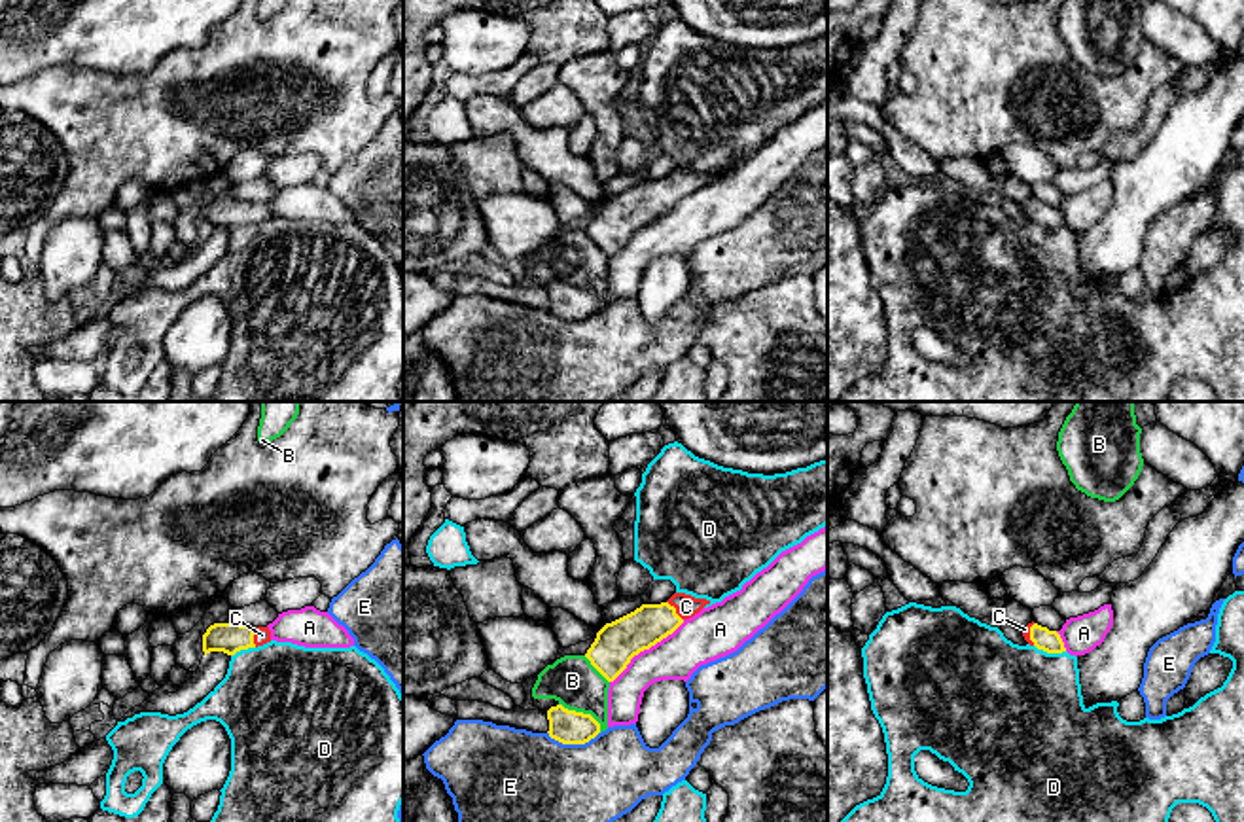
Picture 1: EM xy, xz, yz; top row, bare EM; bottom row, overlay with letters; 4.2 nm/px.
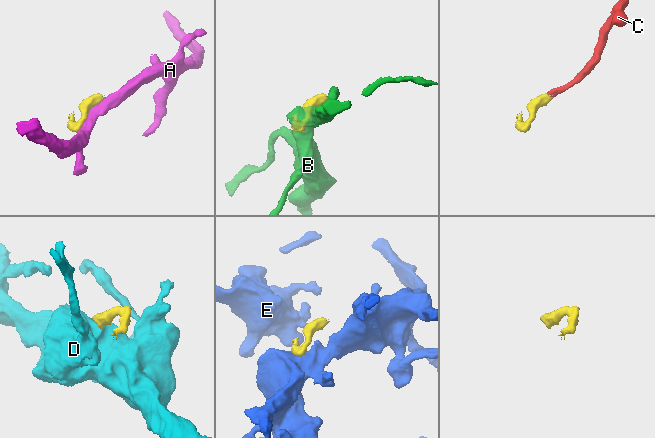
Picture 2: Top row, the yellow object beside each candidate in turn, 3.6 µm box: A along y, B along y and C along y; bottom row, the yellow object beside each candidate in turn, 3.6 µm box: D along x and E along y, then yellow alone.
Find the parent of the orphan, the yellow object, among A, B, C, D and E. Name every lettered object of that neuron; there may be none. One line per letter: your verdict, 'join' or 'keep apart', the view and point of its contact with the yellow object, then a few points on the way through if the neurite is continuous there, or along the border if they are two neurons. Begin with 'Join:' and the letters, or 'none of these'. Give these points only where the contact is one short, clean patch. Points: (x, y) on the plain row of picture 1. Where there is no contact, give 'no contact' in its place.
Join: C
A: keep apart; contact xz (646, 224)
B: keep apart; contact xz (582, 288)
C: join; contact xy (252, 213); way xy (230, 214), (252, 213), (262, 211)
D: keep apart; contact yz (1049, 228); border yz (1034, 220), (1048, 228), (1065, 228)
E: keep apart; contact xz (572, 319); border xz (599, 307), (584, 319), (559, 319), (548, 311)

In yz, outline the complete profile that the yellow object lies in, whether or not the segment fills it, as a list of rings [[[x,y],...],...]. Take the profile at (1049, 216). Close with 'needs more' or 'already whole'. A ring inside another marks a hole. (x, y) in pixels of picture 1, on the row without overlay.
[[[1028,199],[1021,205],[1024,216],[1030,222],[1036,222],[1038,225],[1043,225],[1047,229],[1062,229],[1066,227],[1064,218],[1057,206],[1049,206],[1047,203],[1041,203],[1038,199]]] | needs more

